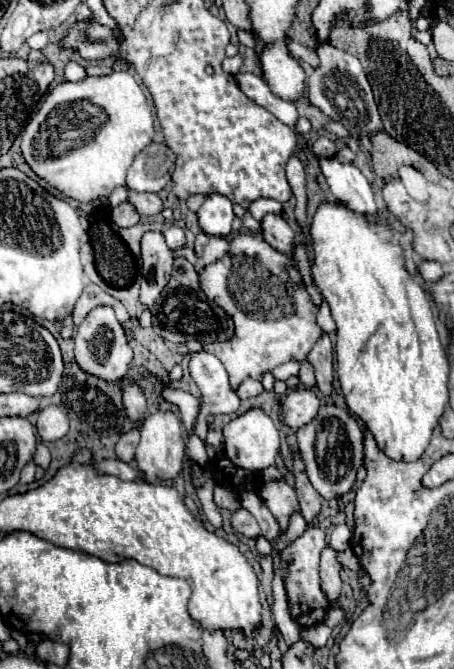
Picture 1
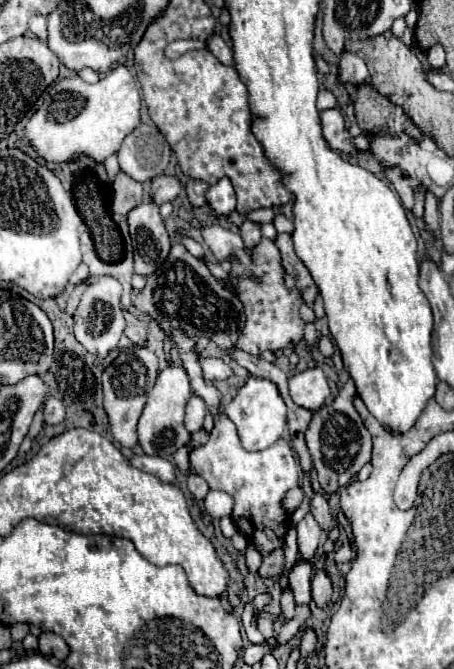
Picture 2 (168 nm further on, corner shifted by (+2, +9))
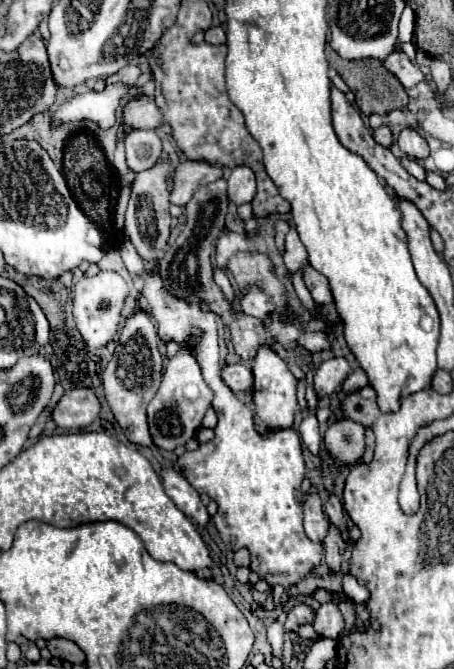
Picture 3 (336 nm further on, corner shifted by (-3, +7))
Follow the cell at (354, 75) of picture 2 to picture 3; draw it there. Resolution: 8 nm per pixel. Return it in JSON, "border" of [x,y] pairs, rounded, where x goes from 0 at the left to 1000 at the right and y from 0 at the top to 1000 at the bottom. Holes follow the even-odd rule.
{"border":[[[872,67],[872,76],[863,76],[863,79],[855,82],[855,88],[846,91],[846,100],[850,100],[855,106],[863,106],[894,133],[903,133],[903,130],[912,130],[916,124],[934,121],[930,106],[921,103],[921,97],[912,97],[912,94],[894,85],[894,79],[881,73],[881,67]]]}

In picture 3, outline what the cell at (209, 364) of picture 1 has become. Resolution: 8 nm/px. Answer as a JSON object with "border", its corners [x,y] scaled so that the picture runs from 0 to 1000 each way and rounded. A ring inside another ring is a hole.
{"border":[[[520,543],[520,546],[502,546],[493,555],[489,555],[489,567],[493,572],[515,584],[551,584],[555,575],[559,575],[559,561],[555,561],[555,552],[533,546],[533,543]]]}

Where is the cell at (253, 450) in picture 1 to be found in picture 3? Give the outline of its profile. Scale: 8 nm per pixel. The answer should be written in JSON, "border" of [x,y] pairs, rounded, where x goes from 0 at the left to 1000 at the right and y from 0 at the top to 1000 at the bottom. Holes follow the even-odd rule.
{"border":[[[577,516],[555,543],[559,555],[559,605],[564,605],[564,641],[586,647],[590,641],[639,638],[648,629],[648,617],[656,608],[652,599],[652,575],[656,567],[639,558],[634,543],[590,516]]]}

